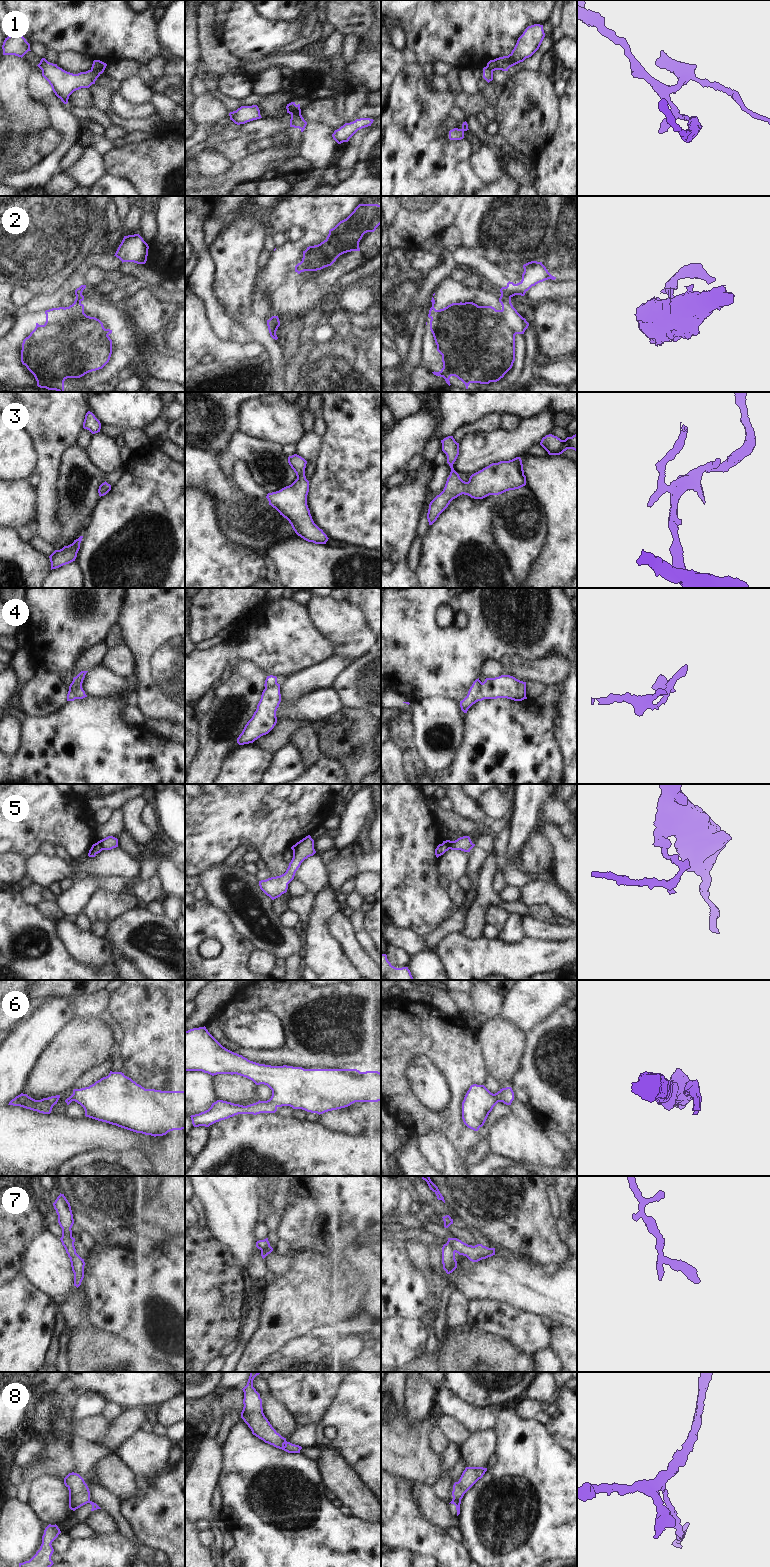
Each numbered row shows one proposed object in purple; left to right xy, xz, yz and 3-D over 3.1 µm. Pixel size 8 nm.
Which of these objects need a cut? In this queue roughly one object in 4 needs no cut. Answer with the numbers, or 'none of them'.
1, 2, 4, 5, 7, 8

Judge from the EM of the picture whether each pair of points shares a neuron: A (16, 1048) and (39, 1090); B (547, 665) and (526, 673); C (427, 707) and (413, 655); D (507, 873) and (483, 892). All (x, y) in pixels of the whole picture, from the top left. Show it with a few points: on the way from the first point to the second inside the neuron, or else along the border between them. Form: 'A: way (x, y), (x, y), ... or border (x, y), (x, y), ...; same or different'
A: border (41, 1051), (21, 1092); different
B: way (542, 670), (531, 671); same
C: border (448, 697), (430, 696), (414, 700), (410, 703); different
D: border (493, 852), (496, 858), (498, 875); different

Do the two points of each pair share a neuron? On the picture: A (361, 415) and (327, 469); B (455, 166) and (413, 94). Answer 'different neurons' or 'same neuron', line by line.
A: same neuron
B: same neuron

